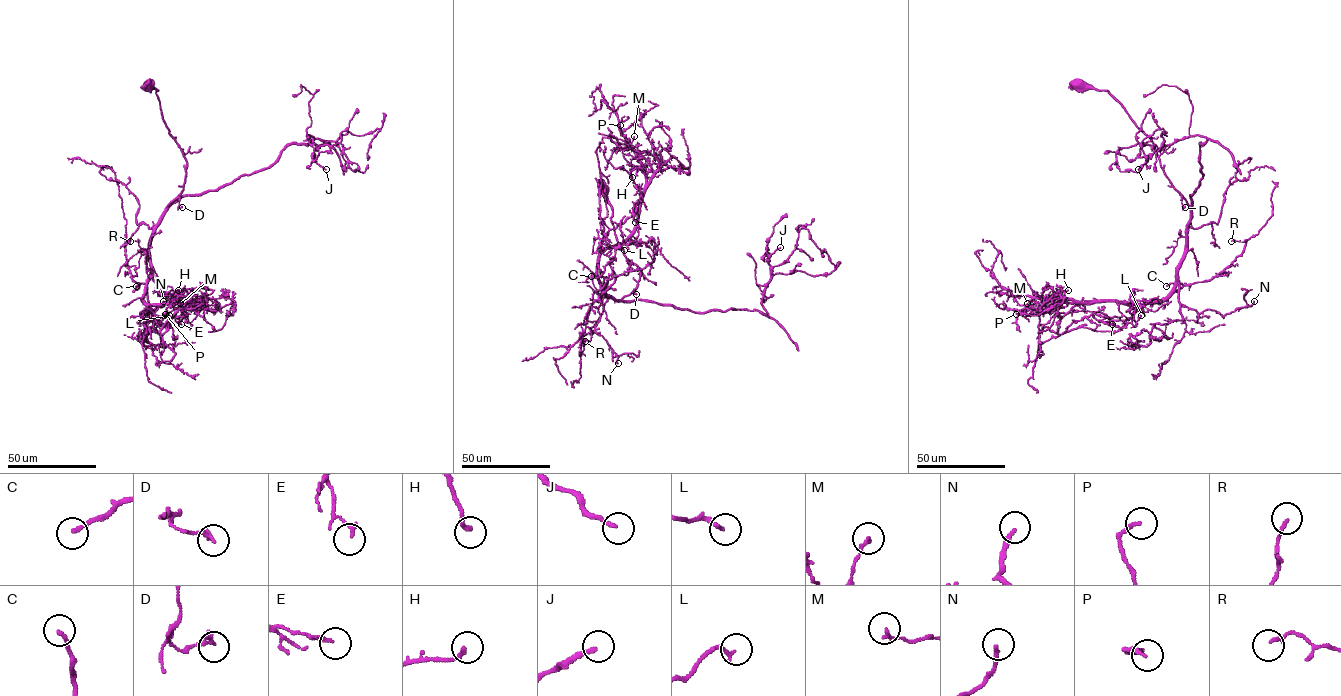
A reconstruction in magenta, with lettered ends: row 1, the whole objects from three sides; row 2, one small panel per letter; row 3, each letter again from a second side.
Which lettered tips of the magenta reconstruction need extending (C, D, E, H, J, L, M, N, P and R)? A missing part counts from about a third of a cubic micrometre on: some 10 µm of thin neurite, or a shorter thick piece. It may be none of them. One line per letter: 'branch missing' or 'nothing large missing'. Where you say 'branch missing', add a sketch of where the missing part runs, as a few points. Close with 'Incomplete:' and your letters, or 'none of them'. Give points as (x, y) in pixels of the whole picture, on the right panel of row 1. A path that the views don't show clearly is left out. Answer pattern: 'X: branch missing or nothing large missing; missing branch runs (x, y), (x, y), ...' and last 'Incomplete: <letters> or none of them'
C: nothing large missing
D: nothing large missing
E: nothing large missing
H: nothing large missing
J: branch missing
L: nothing large missing
M: nothing large missing
N: nothing large missing
P: nothing large missing
R: nothing large missing
Incomplete: J

